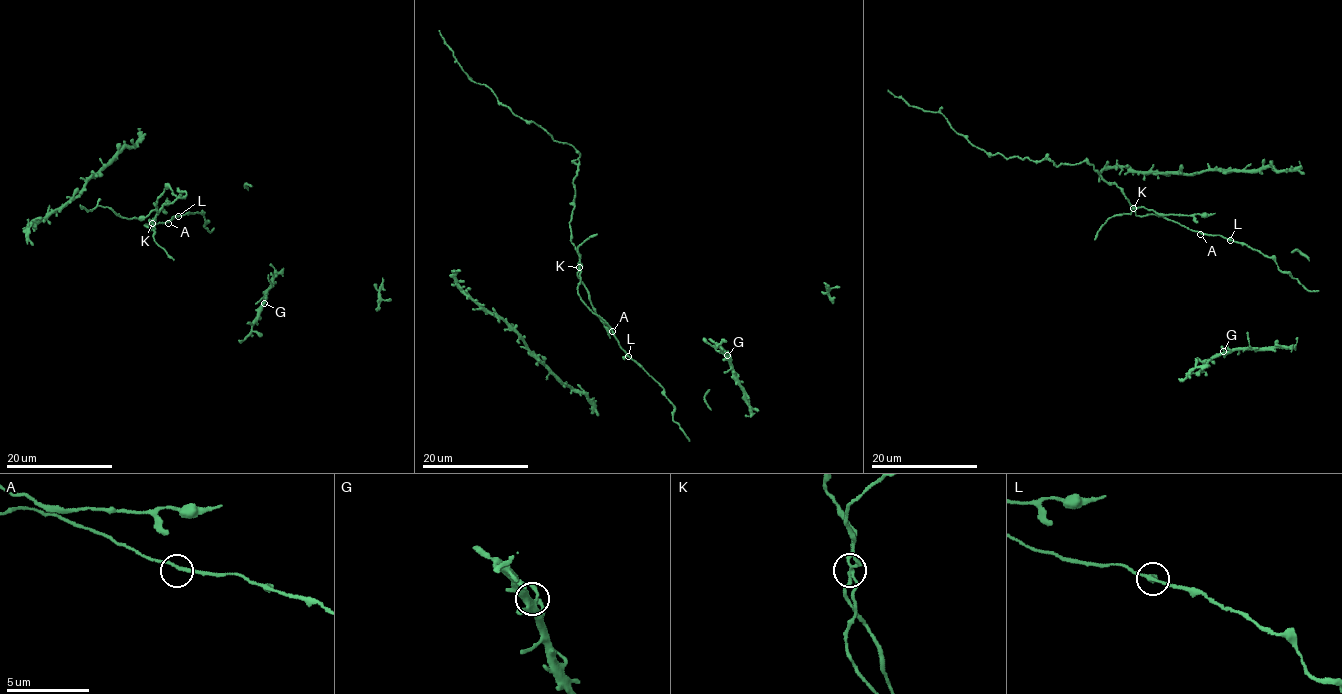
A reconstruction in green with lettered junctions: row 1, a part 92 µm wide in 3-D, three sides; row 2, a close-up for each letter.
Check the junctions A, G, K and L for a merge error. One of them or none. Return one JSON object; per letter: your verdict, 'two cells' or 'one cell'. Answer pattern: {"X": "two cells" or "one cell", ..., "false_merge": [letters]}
{"A": "one cell", "G": "one cell", "K": "two cells", "L": "one cell", "false_merge": ["K"]}

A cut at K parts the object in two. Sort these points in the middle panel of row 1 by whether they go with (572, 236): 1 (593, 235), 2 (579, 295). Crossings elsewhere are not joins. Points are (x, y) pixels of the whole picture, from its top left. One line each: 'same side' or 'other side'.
1: other side
2: same side

